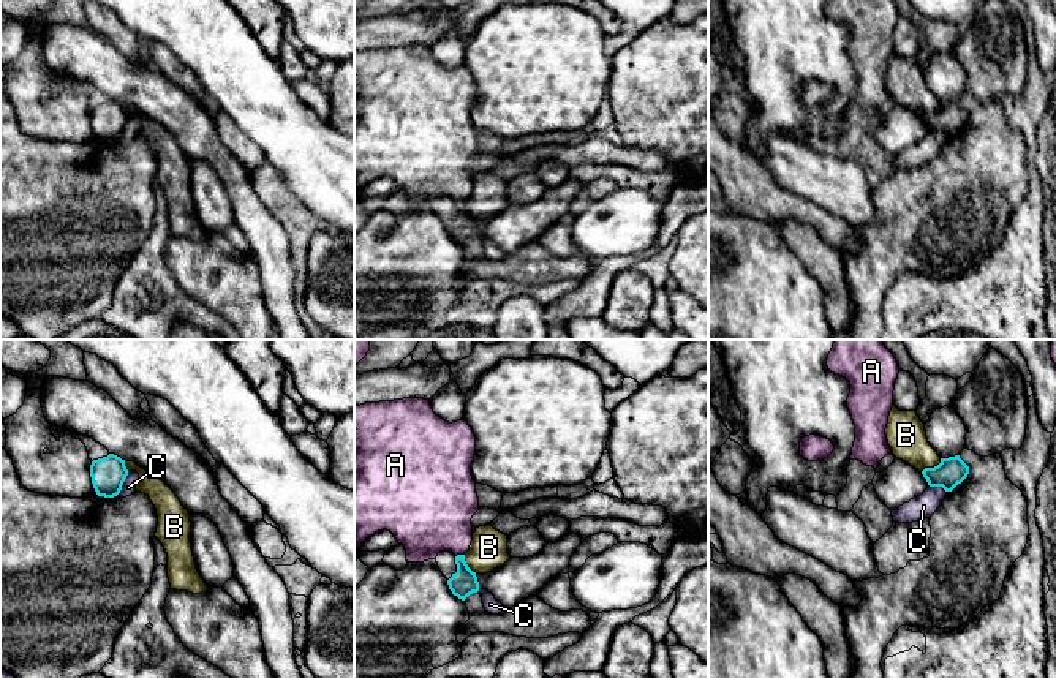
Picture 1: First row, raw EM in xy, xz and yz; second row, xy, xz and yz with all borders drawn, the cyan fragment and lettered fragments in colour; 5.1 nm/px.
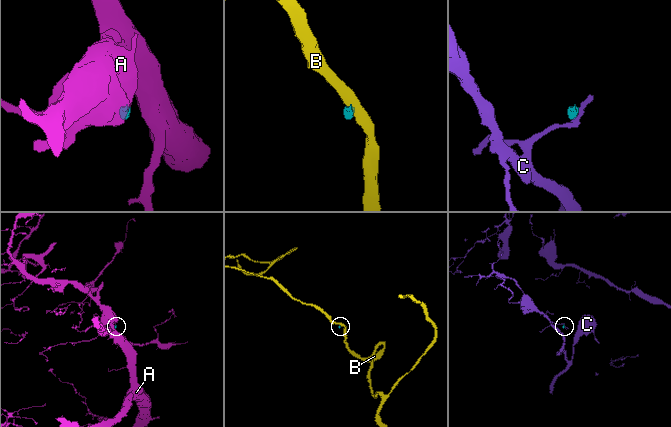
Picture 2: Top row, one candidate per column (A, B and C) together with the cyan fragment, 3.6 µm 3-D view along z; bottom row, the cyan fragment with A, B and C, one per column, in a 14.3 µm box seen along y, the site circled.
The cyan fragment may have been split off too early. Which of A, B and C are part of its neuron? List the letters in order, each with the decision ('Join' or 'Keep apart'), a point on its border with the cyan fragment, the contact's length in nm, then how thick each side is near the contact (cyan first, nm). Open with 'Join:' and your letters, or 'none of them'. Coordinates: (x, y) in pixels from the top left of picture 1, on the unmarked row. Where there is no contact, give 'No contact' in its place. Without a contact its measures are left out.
Join: A
A: Join. Touches cyan at xz (459, 201). Shared border 50 nm. Thickness 140 nm (cyan) against 380 nm
B: Keep apart. Touches cyan at yz (931, 114). Shared border 130 nm. Thickness 150 nm (cyan) against 200 nm
C: Keep apart. Touches cyan at xy (122, 130). Shared border 140 nm. Thickness 180 nm (cyan) against 70 nm

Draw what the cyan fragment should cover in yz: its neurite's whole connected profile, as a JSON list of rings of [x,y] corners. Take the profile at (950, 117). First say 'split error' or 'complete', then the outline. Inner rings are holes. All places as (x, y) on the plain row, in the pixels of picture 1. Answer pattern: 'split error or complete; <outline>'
complete; [[[955,101],[941,104],[937,112],[925,114],[922,120],[930,133],[942,133],[945,137],[952,137],[967,123],[969,112],[960,104],[960,101]]]

